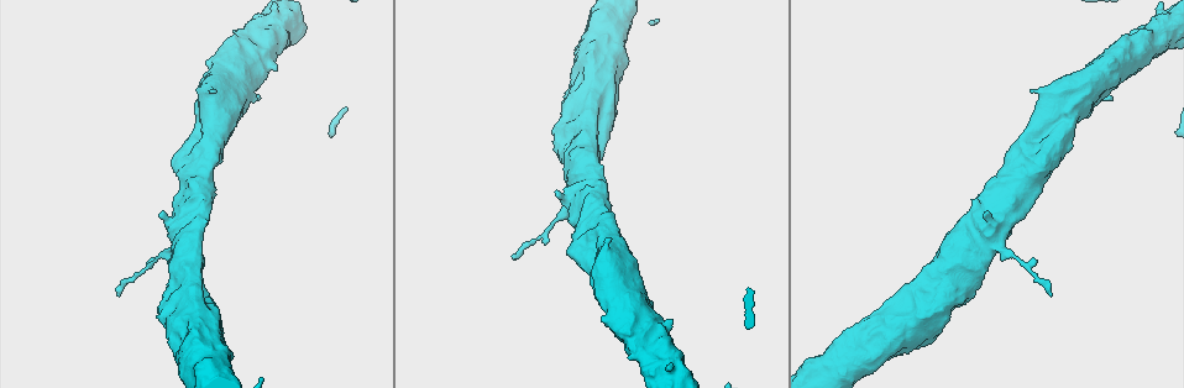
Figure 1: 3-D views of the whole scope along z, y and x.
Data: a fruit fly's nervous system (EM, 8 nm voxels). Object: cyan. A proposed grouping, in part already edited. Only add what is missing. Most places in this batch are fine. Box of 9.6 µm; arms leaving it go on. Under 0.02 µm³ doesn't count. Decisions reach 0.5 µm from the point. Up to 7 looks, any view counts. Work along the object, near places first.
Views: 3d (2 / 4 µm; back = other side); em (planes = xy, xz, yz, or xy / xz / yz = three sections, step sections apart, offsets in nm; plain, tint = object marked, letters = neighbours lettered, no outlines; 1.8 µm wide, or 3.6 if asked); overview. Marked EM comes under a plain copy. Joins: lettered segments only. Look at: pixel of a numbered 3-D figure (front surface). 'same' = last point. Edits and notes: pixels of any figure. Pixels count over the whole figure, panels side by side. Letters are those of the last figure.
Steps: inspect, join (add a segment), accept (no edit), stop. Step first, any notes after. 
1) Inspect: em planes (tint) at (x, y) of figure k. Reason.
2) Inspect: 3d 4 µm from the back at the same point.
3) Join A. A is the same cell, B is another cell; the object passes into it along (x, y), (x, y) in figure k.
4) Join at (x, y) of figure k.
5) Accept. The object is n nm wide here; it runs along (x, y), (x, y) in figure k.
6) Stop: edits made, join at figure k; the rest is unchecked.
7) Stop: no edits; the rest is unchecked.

Inspect: 3d 4 µm at (1007, 207) of figure 1. Thick turns thin.

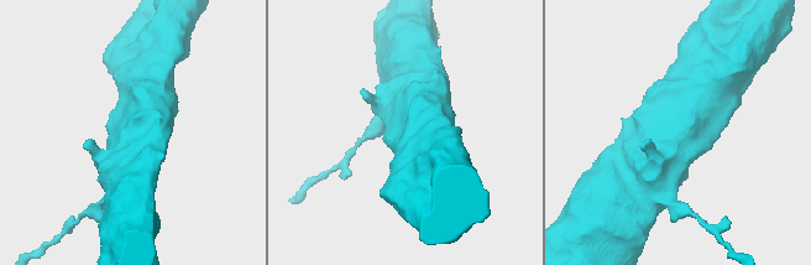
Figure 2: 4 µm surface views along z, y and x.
Inspect: em planes (tint) at (683, 132) of figure 2. Now the EM.

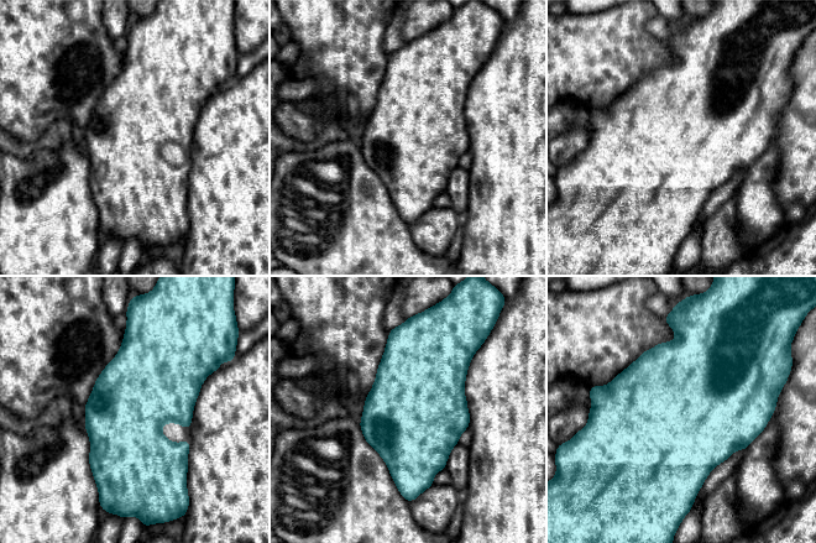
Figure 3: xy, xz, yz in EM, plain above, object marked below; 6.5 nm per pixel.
Inspect: em planes (letters) at the same point.

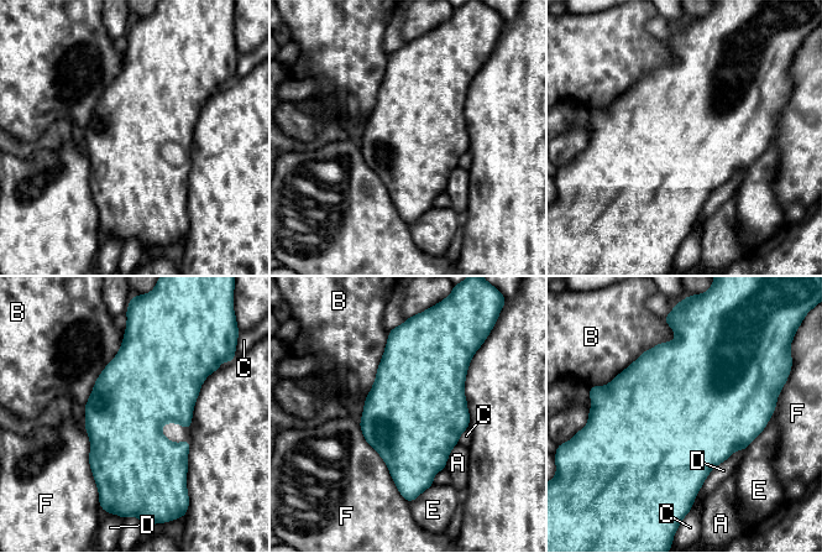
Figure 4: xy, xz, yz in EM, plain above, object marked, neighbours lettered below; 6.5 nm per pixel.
Accept. The longest contact is with F, 600 nm; A, B, C, D, E and F are other cells; a border runs along (676, 333), (605, 386) in figure 4; none of them fits.

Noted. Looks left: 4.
Inspect: em yz step 4 (letters) at (1051, 295) of figure 1. Branch stops here.

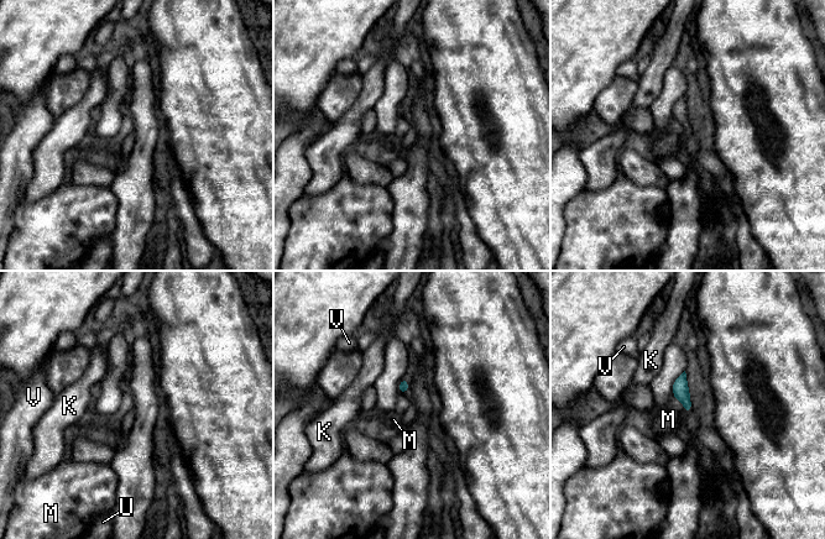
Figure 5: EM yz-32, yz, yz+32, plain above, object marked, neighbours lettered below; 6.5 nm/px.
Inspect: em planes (letters) at the same point.

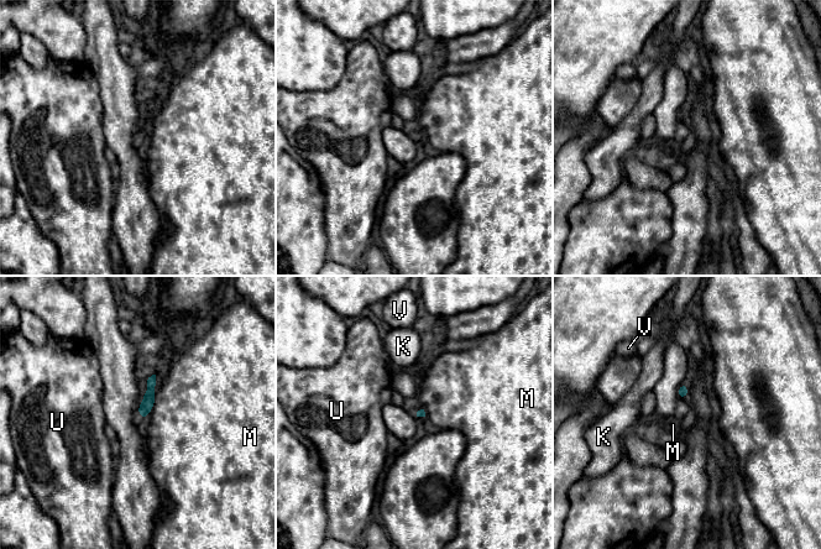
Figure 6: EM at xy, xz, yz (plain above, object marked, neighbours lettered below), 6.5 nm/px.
Accept. K, M, U and V are other cells; a border runs along (155, 393), (155, 403), (142, 419) in figure 6; no lettered segment goes on from it.

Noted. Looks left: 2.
Stop: no edits; the rest is unchecked.

